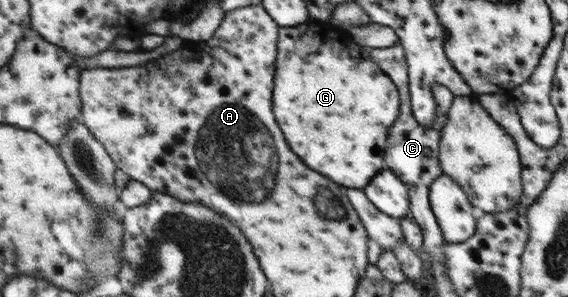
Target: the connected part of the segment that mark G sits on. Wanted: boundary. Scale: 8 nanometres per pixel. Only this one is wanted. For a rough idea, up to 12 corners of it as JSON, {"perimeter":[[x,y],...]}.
{"perimeter":[[282,27],[274,112],[346,189],[387,166],[393,79],[350,31]]}

